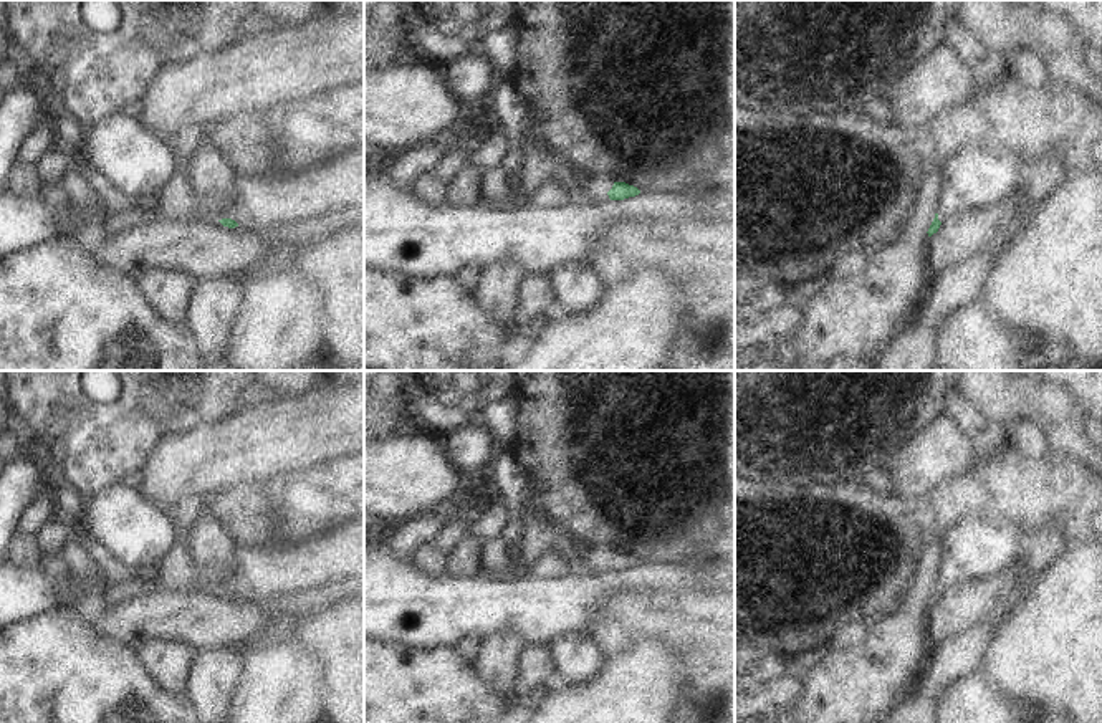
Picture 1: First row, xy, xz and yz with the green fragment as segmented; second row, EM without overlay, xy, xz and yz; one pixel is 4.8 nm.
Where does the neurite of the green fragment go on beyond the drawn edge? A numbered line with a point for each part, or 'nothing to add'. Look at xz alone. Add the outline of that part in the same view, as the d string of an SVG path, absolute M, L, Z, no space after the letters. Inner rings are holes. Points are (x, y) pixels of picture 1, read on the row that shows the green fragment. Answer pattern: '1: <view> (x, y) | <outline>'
1: xz (594, 191) | M582 177L581 179L581 187L582 194L579 195L577 202L586 203L586 205L597 205L601 202L611 200L607 192L612 189L614 180L606 179L606 177Z

